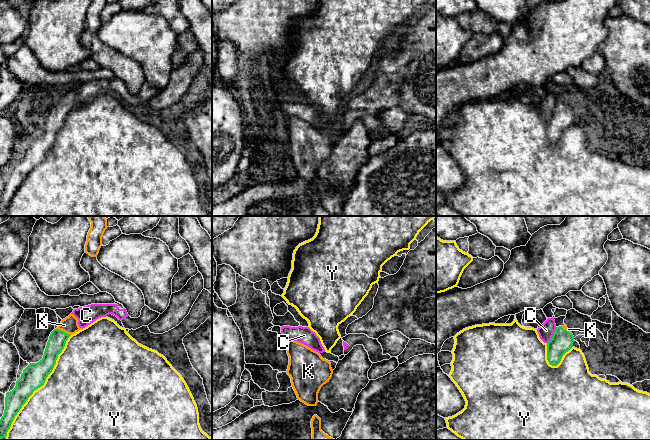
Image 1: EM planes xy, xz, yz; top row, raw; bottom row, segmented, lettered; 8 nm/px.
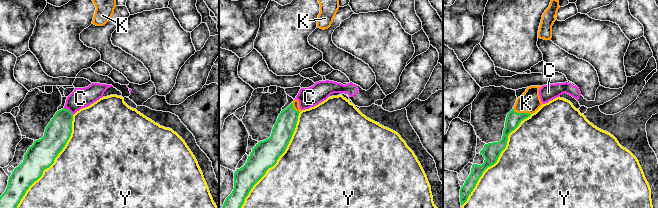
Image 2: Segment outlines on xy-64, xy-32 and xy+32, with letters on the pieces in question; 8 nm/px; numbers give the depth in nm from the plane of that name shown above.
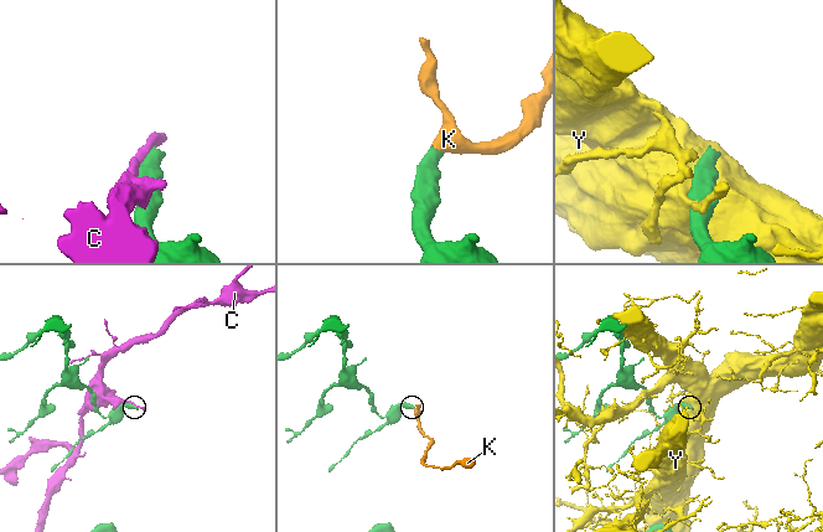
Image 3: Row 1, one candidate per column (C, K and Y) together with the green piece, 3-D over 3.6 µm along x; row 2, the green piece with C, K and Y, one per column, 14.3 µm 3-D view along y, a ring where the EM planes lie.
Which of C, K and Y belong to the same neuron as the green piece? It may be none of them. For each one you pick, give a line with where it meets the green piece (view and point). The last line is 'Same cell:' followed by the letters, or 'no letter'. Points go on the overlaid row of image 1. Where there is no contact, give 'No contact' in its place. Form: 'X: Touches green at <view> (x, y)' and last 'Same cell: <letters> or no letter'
K: Touches green at xy (63, 331)
Same cell: K

